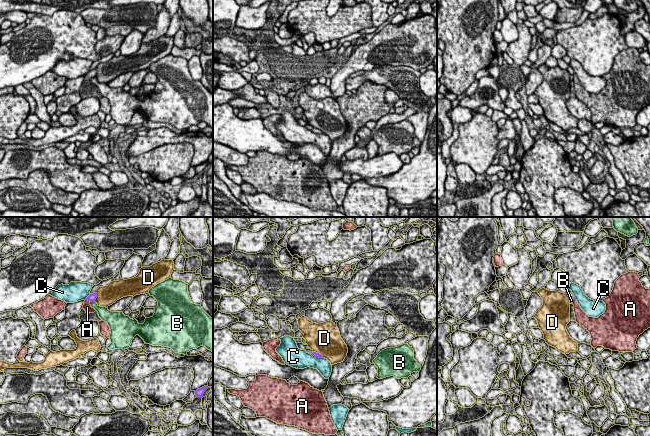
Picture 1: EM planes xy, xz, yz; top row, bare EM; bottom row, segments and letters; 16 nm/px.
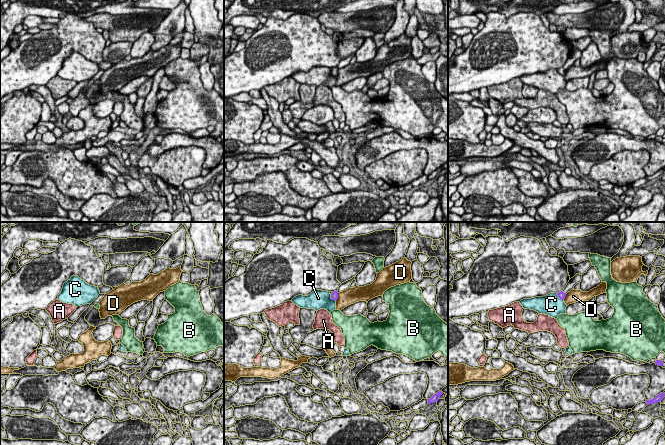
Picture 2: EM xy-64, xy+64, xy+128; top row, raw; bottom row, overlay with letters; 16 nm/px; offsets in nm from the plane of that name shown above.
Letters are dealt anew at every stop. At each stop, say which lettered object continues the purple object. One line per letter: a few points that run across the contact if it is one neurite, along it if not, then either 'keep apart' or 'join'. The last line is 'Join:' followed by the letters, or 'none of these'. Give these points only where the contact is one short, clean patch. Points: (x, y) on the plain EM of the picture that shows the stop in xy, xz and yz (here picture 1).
A: keep apart
B: join
C: line xy (90, 70), (84, 75); keep apart
D: keep apart
Join: B

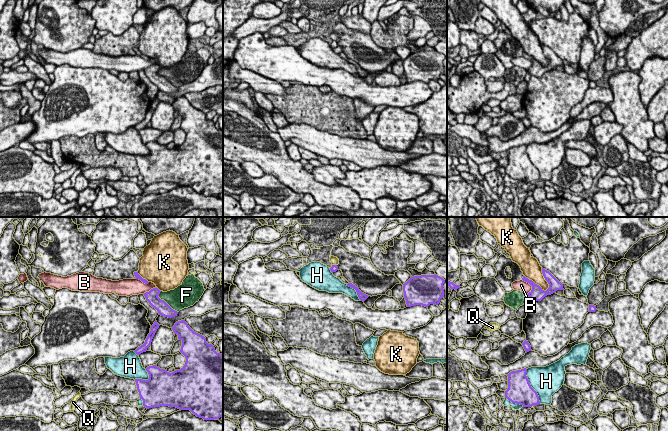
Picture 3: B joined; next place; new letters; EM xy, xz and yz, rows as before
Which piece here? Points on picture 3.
B: keep apart
F: keep apart
H: line yz (526, 145), (528, 158), (536, 168), (540, 179); keep apart
K: keep apart
Q: line xz (332, 40), (336, 41); keep apart
Join: none of these

